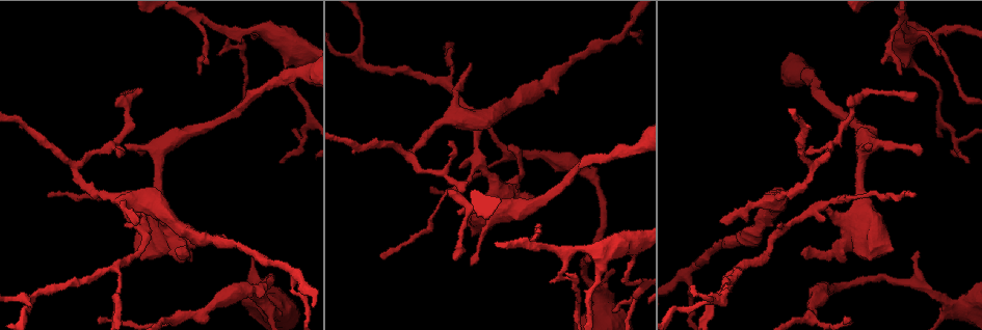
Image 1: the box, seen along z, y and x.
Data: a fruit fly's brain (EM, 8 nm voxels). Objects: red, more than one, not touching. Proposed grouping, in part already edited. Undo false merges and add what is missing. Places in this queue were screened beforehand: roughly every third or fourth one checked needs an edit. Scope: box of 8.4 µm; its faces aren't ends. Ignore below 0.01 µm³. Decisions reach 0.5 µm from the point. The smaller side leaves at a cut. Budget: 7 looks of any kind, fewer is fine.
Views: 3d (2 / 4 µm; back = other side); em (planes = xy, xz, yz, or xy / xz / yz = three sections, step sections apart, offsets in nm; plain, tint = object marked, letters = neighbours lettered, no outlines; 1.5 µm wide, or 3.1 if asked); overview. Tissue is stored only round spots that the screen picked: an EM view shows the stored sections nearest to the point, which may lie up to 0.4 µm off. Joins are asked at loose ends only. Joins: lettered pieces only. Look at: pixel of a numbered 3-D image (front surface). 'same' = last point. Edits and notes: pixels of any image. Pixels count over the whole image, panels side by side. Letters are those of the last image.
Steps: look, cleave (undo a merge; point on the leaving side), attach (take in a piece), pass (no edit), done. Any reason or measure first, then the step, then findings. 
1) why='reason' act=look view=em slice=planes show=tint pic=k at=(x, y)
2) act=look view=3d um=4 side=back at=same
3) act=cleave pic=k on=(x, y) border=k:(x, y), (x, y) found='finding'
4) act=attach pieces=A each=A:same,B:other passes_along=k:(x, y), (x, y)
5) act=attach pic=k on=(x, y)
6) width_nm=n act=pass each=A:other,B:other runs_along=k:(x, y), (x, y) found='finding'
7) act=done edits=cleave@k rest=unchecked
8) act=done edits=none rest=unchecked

why='calibre changes' act=look view=3d um=4 pic=1 at=(585, 172)

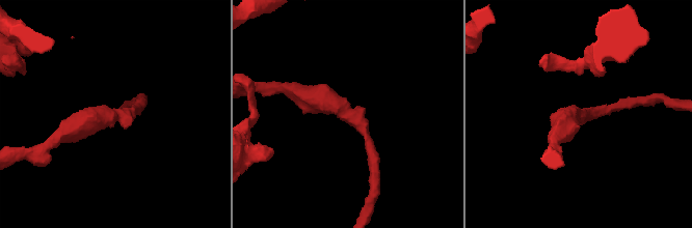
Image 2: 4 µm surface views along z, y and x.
act=look view=em slice=planes show=plain pic=2 at=(581, 115)

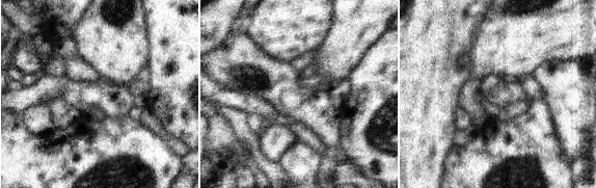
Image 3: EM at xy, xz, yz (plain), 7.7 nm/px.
act=look view=em slice=planes show=letters at=same

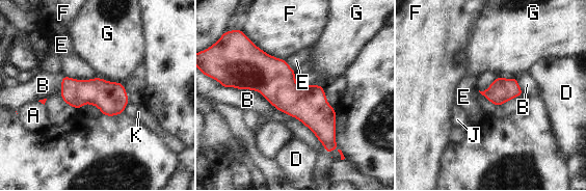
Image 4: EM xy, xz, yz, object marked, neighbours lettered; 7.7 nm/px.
width_nm=190 act=pass each=A:other,B:other,D:other,E:other,F:other,G:other,J:other,K:other found='continuous, no second neuron'

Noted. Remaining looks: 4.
why='an open end' act=look view=3d um=2 pic=1 at=(470, 63)

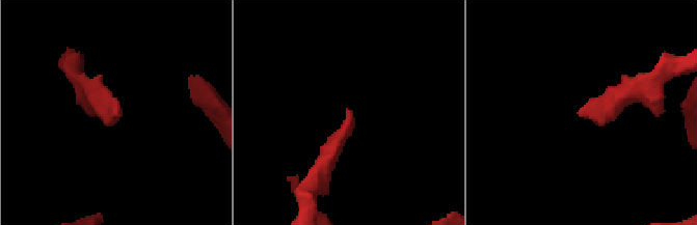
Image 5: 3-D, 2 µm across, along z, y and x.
act=look view=em slice=yz step=4 show=letters pic=5 at=(350, 113)

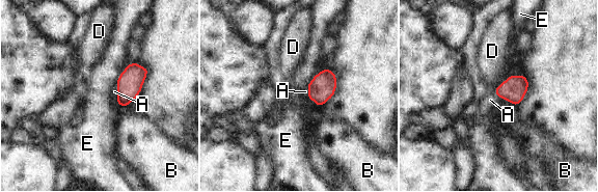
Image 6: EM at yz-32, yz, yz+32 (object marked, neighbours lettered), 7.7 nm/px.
act=attach pieces=A each=A:same,B:other,D:other,E:other passes_along=6:(130, 82), (117, 88), (114, 91) found='the neuron continues'

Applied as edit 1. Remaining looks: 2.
why='thin end' act=look view=em slice=planes show=letters pic=1 at=(612, 310)

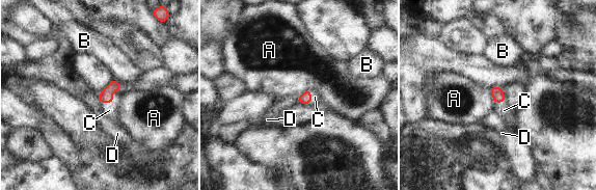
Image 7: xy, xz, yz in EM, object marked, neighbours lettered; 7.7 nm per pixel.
act=attach pieces=C each=A:other,B:other,C:same,D:other passes_along=7:(105, 96), (113, 100), (109, 110) found='the neuron continues'

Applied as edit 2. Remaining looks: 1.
act=done edits=attach@6,attach@7 rest=unchecked

